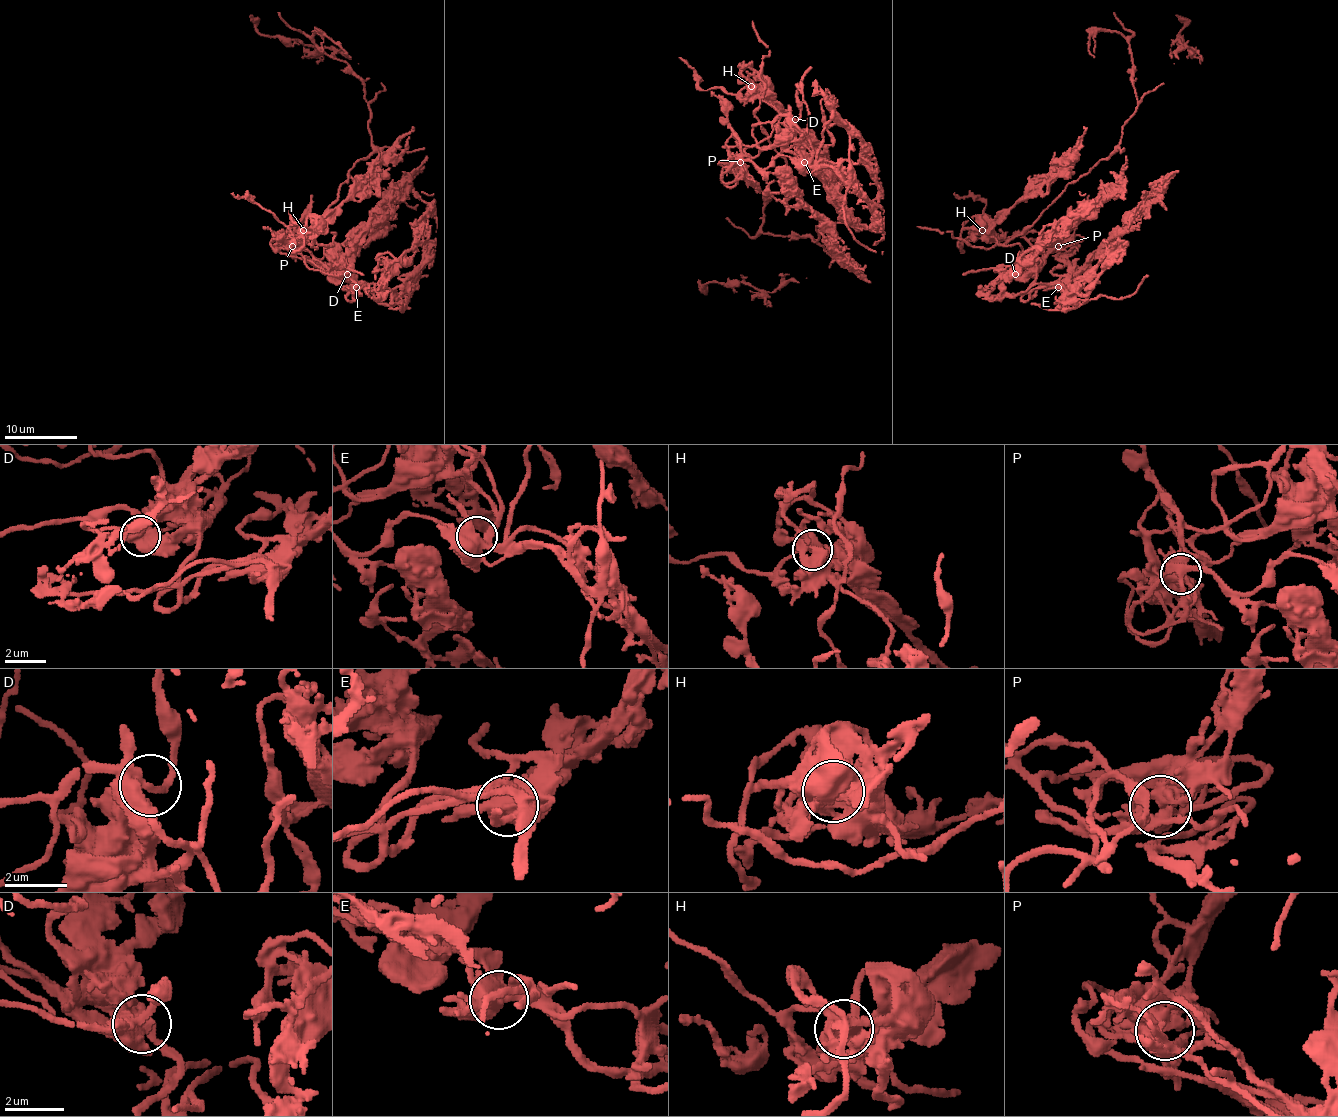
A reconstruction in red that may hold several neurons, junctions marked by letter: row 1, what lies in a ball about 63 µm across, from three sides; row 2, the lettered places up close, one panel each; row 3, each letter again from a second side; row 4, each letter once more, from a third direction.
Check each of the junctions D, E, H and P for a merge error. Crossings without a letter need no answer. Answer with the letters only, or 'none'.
P

